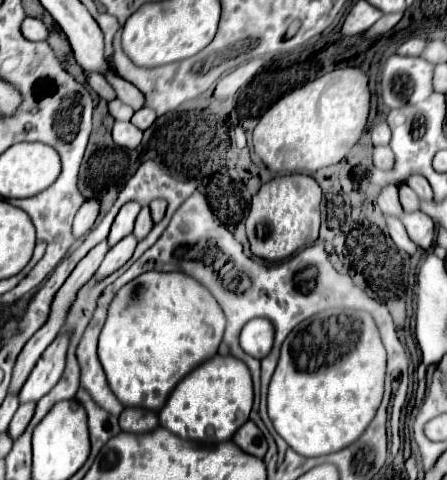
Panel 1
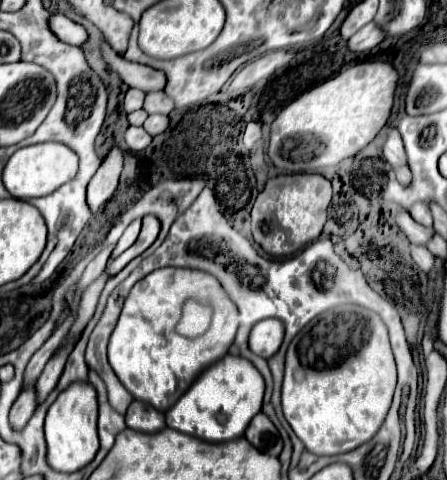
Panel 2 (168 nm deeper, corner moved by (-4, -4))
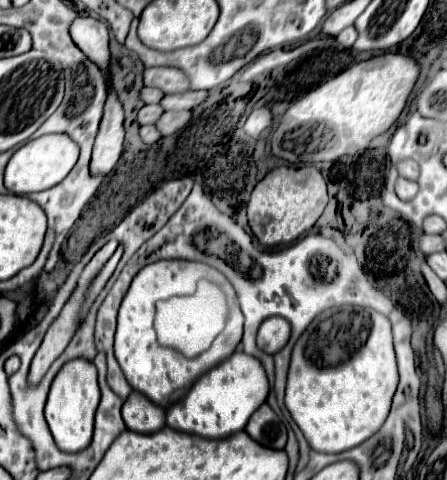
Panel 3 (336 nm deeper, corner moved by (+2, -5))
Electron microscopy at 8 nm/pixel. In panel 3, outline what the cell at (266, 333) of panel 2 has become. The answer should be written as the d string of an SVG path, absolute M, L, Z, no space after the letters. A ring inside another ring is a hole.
M272 316L262 322L258 330L258 348L264 350L266 354L276 354L280 352L290 338L290 326L284 318Z

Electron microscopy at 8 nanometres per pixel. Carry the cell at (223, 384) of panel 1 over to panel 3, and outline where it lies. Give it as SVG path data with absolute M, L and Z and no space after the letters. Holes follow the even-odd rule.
M234 352L228 360L220 362L196 380L186 398L166 412L166 424L174 430L204 438L224 438L244 430L248 418L266 402L268 392L270 384L262 362L250 354Z

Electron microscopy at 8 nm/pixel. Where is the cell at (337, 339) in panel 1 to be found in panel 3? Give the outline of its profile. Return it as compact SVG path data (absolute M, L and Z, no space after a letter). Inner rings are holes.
M362 306L322 312L298 338L286 384L286 408L316 452L350 450L384 424L398 386L390 320Z

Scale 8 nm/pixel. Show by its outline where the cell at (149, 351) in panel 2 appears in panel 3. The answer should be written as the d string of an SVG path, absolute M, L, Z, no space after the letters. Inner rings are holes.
M160 260L154 264L144 266L132 280L130 290L126 292L120 312L118 312L118 330L116 330L116 342L114 342L114 354L116 360L120 362L120 368L128 380L128 384L142 392L144 396L148 396L154 404L168 408L172 404L172 394L178 392L180 388L190 388L196 378L200 378L200 374L208 372L210 368L214 368L216 364L220 364L222 360L226 360L228 356L232 356L232 352L236 350L236 346L240 344L242 338L242 324L244 324L244 316L238 308L236 302L236 294L234 288L230 286L228 278L224 278L224 274L220 274L220 270L204 264L204 262L188 262L188 260ZM200 278L208 278L212 282L220 282L228 302L230 302L230 318L226 328L218 334L216 342L210 346L210 350L206 350L204 354L200 354L198 358L182 358L182 354L178 354L172 348L164 348L156 342L156 332L154 332L154 312L156 312L156 302L164 302L174 296L186 296L192 294L192 288L196 288L196 282Z

